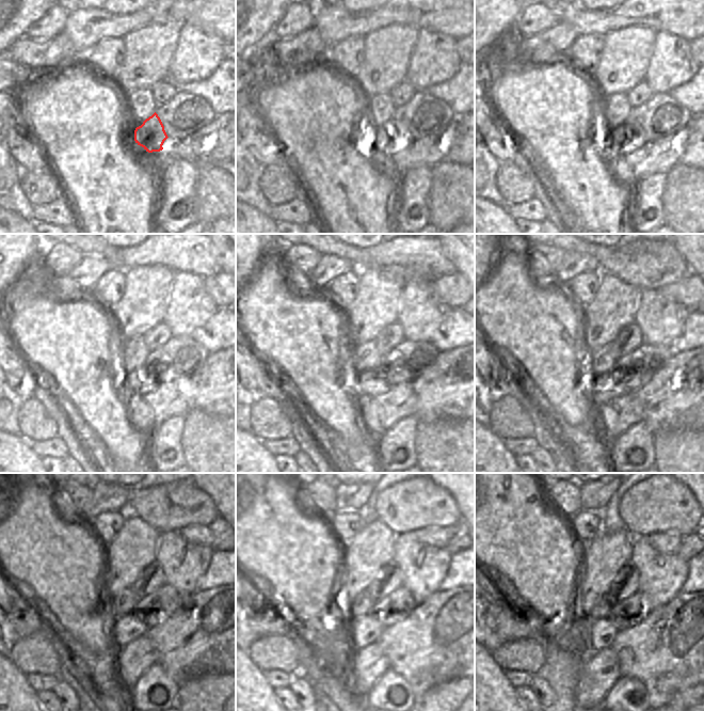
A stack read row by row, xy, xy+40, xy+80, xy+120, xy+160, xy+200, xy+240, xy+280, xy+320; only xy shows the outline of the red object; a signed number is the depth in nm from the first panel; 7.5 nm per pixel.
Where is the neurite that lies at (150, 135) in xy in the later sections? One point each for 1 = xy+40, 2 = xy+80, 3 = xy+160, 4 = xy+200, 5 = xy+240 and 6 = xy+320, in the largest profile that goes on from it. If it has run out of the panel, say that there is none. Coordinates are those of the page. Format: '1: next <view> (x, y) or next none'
1: next xy+40 (392, 136)
2: next xy+80 (627, 138)
3: next xy+160 (367, 386)
4: next xy+200 (604, 389)
5: next xy+240 (125, 629)
6: next xy+320 (602, 632)

